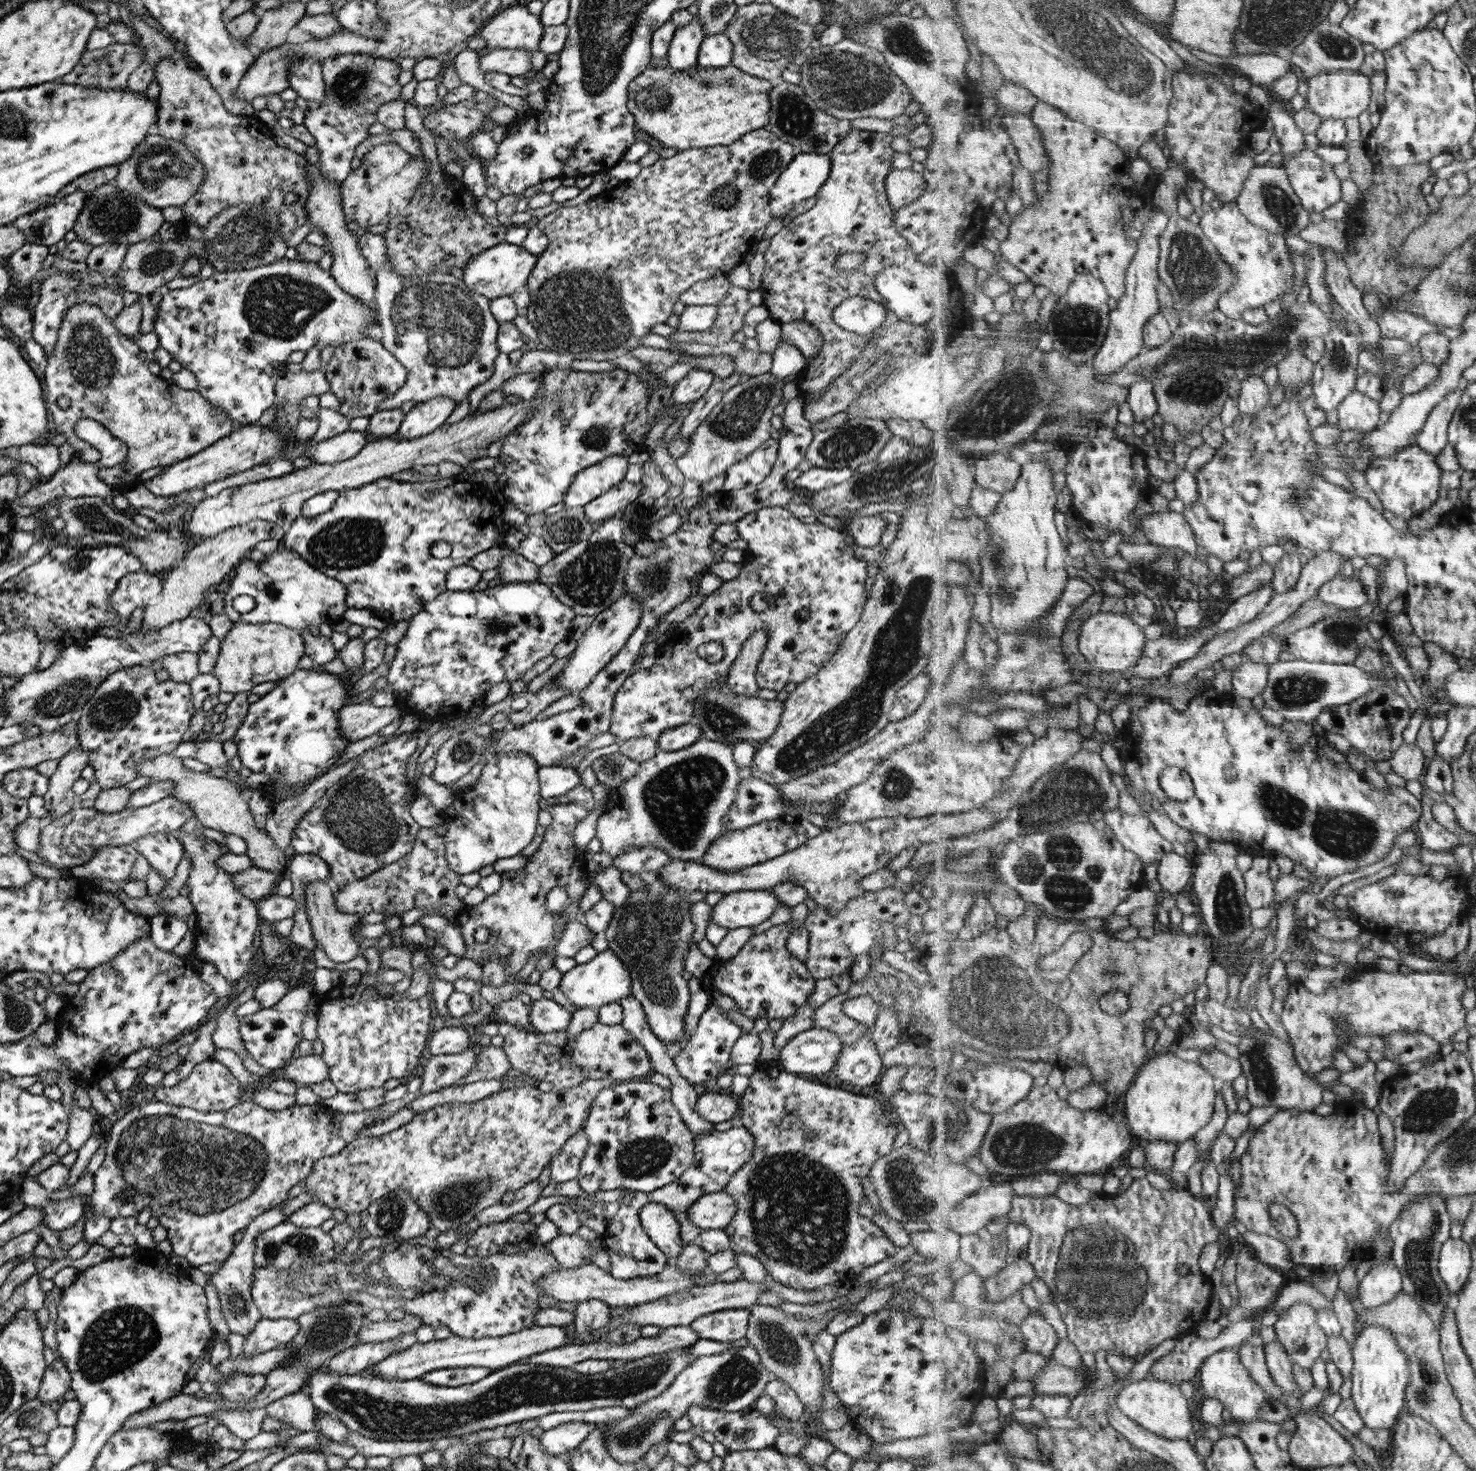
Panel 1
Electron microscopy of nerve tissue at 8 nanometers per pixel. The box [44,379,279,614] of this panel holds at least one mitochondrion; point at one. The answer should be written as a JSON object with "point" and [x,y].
{"point":[87,516]}

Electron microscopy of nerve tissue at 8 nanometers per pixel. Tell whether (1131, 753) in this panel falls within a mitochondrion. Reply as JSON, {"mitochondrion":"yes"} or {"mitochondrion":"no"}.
{"mitochondrion":"no"}

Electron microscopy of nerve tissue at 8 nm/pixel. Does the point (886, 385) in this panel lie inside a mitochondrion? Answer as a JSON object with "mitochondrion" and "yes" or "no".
{"mitochondrion":"no"}

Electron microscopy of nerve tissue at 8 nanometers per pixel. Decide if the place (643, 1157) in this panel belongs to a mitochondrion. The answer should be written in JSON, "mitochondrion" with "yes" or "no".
{"mitochondrion":"yes"}

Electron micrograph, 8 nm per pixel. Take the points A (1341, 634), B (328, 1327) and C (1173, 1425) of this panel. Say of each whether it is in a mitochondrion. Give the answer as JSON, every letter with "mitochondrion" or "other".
{"A":"mitochondrion","B":"mitochondrion","C":"other"}

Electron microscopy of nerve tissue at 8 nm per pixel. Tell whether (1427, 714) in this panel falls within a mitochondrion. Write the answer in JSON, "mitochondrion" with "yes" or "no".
{"mitochondrion":"no"}

